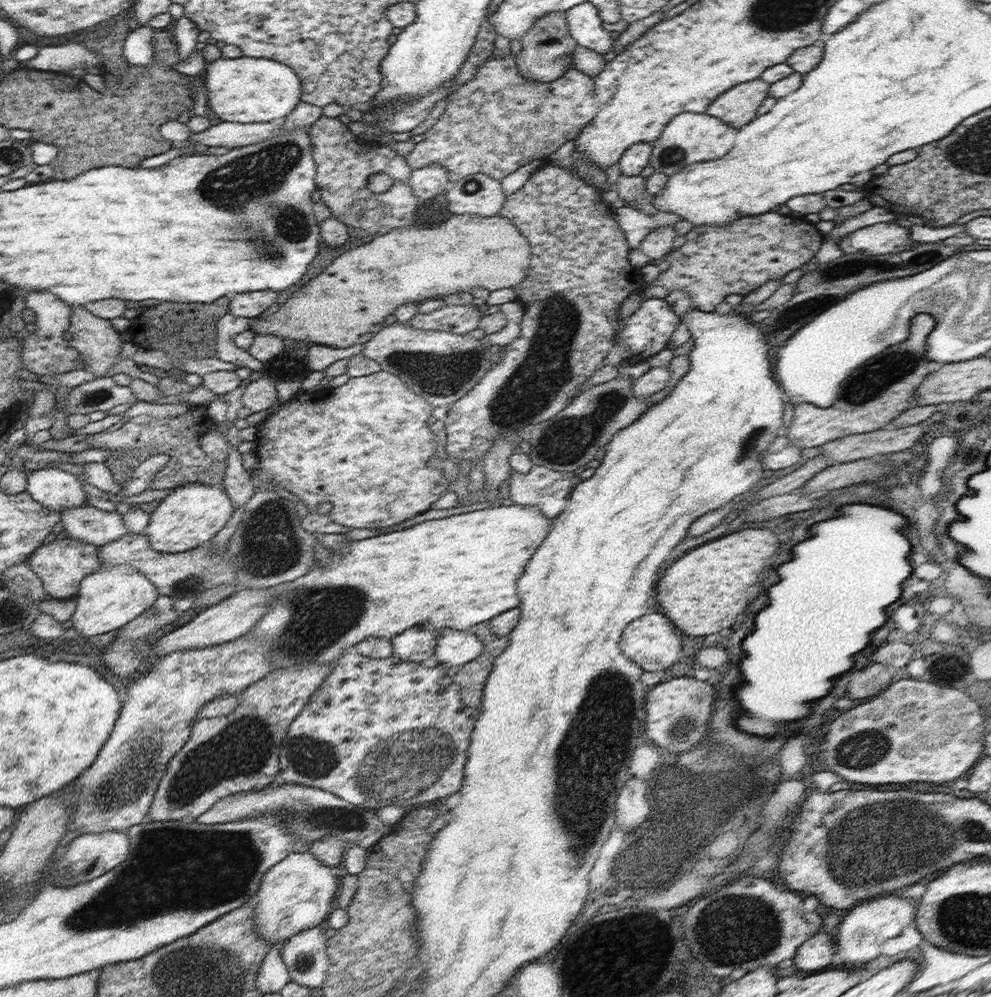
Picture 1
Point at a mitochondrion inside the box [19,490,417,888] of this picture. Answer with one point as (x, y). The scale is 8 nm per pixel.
(244, 747)

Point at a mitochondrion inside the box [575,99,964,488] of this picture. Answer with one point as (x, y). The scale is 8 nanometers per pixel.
(868, 384)

